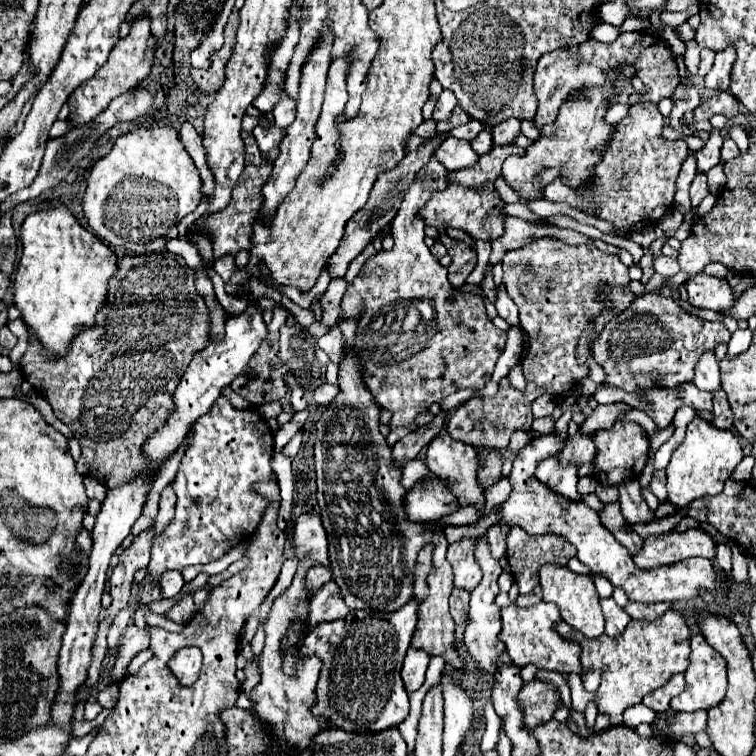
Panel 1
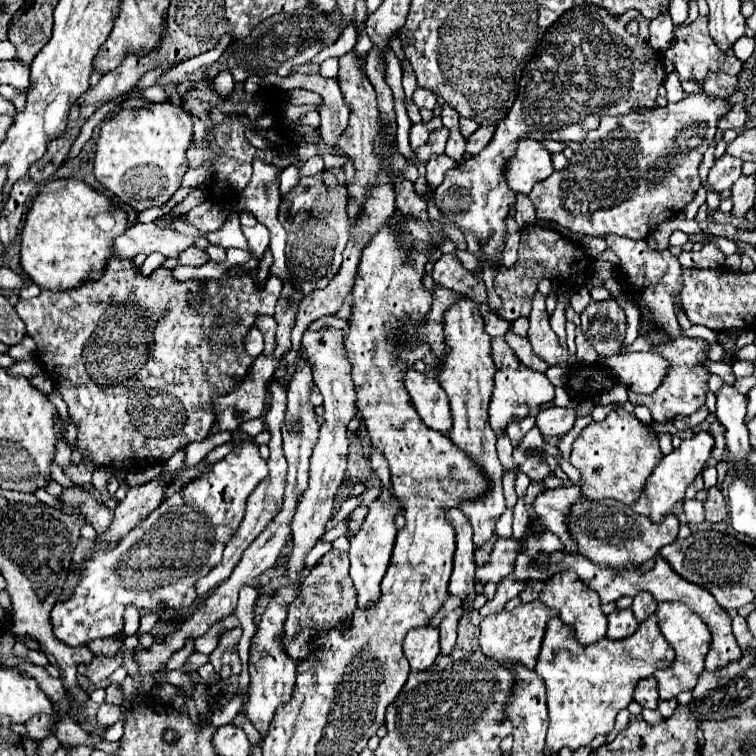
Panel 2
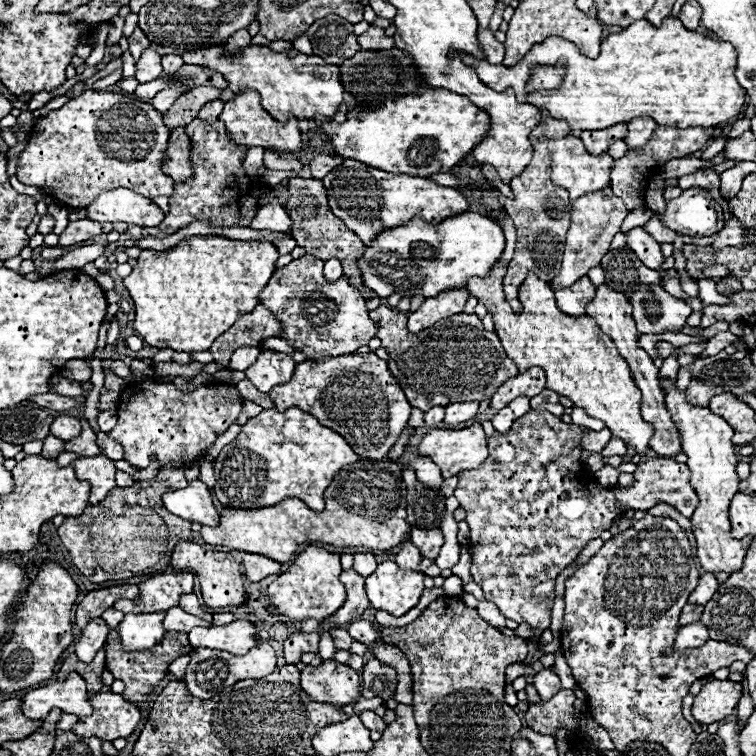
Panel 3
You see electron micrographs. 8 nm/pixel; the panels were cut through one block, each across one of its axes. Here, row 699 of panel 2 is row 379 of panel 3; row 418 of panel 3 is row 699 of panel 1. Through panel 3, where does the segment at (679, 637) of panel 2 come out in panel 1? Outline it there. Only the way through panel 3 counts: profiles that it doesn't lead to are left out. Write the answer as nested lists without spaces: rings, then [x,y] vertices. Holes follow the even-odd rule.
[[[692,634],[690,648],[692,648],[692,652],[690,652],[690,666],[686,670],[686,690],[680,696],[676,696],[672,702],[672,710],[676,710],[676,712],[710,710],[712,706],[722,702],[722,698],[726,696],[728,678],[726,678],[724,658],[712,646],[708,646],[708,642],[702,638],[702,634]]]

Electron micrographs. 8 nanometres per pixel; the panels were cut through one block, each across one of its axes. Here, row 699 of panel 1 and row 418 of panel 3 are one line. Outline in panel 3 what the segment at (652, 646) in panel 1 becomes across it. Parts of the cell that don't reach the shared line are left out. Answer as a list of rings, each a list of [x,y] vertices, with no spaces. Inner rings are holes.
[[[496,262],[488,276],[470,278],[468,290],[480,302],[484,300],[484,306],[494,314],[494,332],[502,340],[506,354],[516,362],[518,370],[526,372],[532,366],[540,366],[548,376],[548,390],[570,398],[576,408],[584,408],[588,416],[602,420],[614,438],[624,440],[624,444],[632,446],[636,454],[644,454],[650,448],[654,426],[644,422],[640,416],[642,392],[634,384],[630,368],[618,354],[610,336],[606,336],[590,316],[574,318],[560,312],[550,286],[534,274],[528,274],[522,282],[518,292],[522,312],[514,314],[502,292],[500,279],[505,271],[506,266]]]

